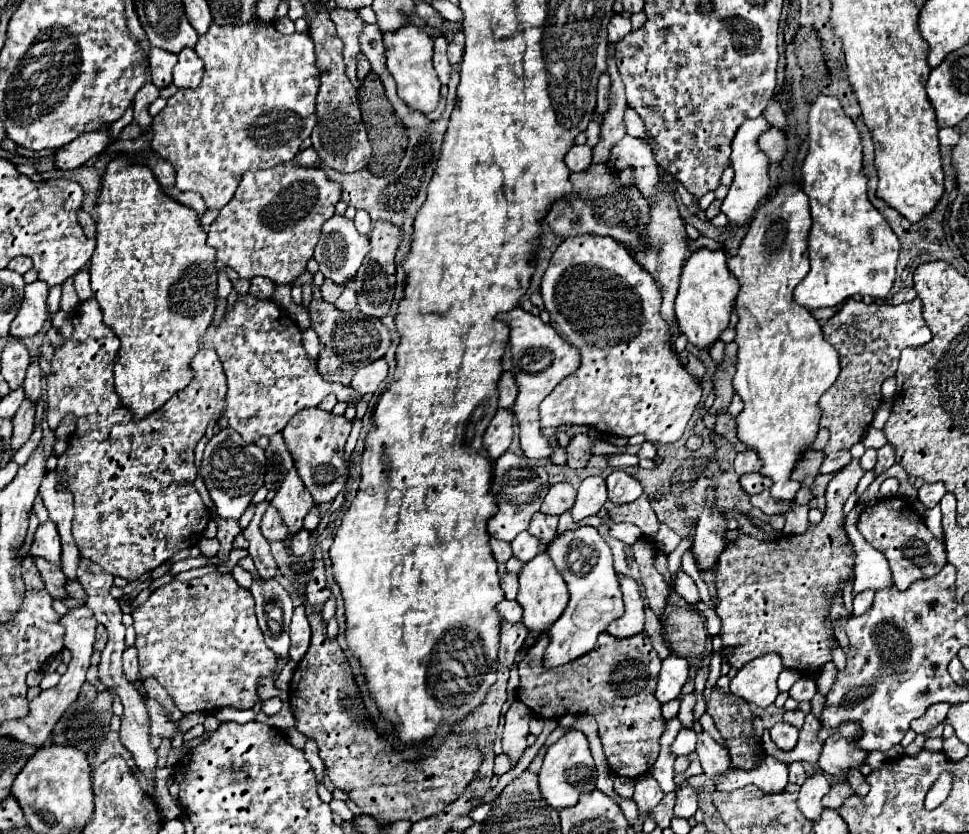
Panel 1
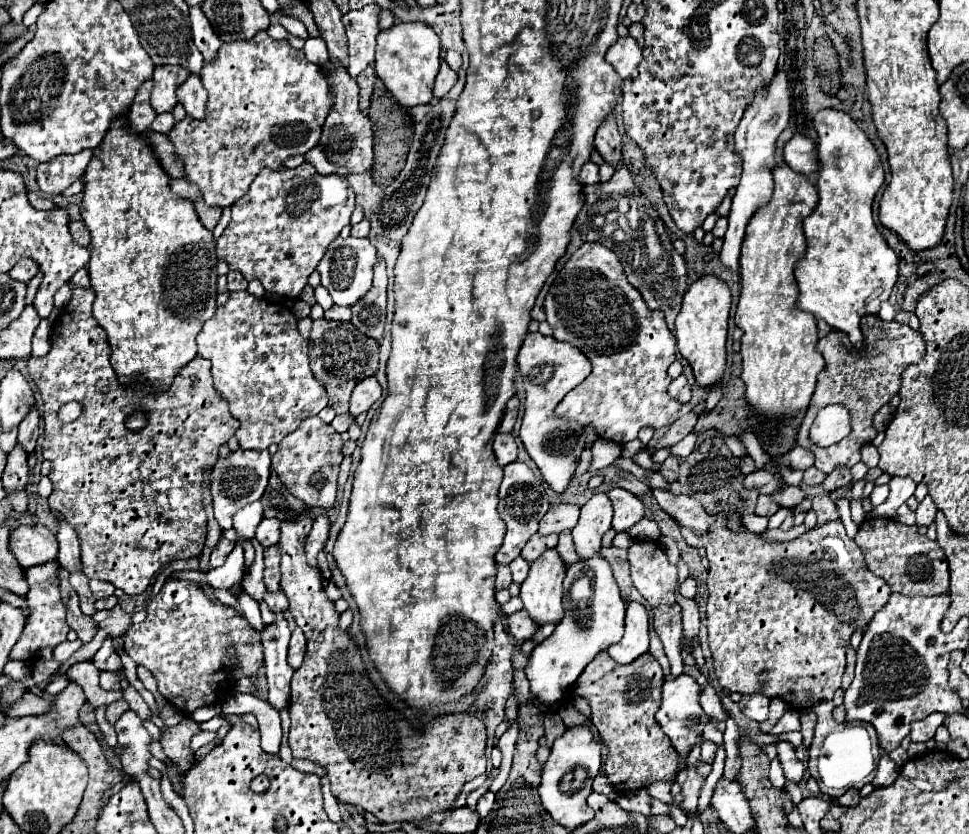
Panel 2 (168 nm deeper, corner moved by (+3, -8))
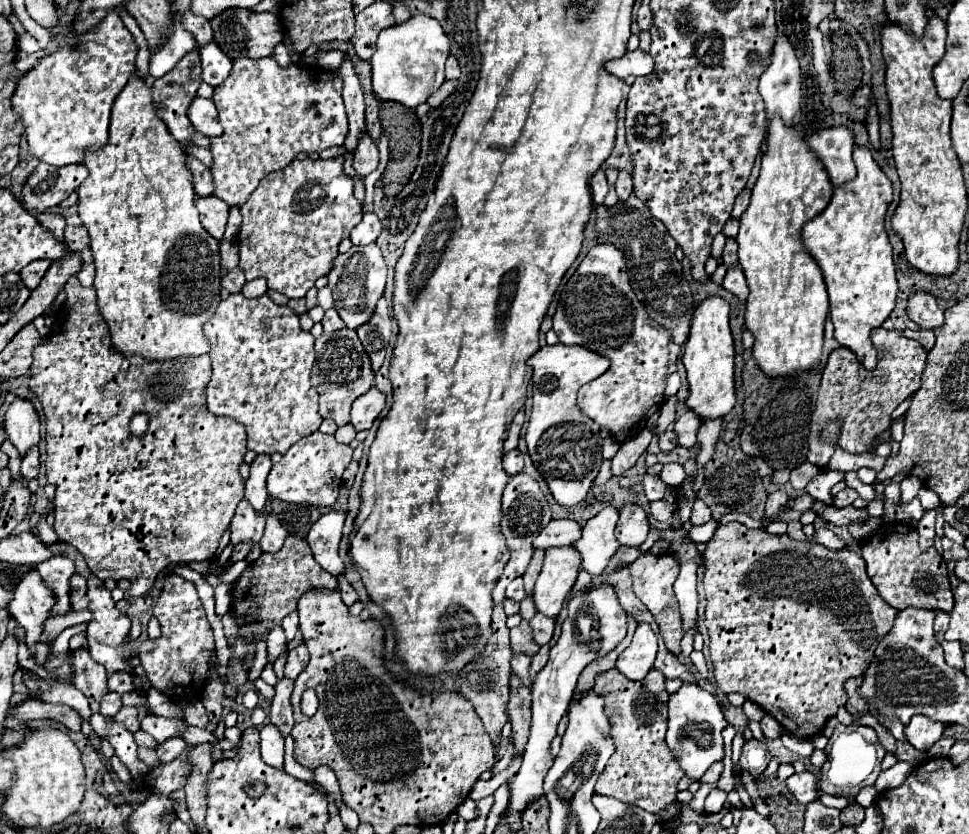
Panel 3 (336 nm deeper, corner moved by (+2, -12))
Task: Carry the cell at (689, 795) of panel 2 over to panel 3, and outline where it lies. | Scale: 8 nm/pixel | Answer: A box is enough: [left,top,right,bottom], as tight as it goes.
[666,683,726,779]

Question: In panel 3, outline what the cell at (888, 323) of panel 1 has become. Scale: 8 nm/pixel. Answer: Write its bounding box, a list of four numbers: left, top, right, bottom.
[808,329,926,469]

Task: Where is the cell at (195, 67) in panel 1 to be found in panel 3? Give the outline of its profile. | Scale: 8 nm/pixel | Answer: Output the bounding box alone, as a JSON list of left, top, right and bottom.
[188,97,222,137]

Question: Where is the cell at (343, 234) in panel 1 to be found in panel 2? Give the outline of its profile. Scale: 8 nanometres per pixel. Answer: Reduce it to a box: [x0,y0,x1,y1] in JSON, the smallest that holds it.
[317,237,377,305]

